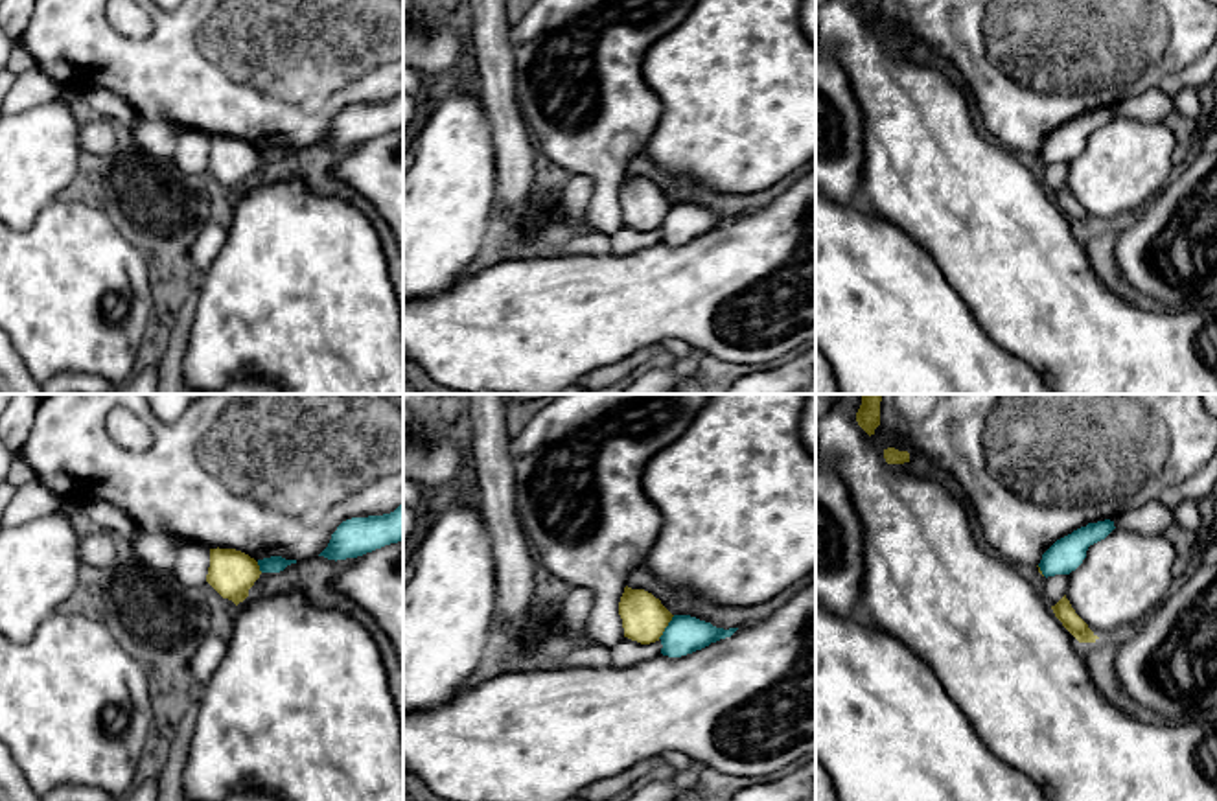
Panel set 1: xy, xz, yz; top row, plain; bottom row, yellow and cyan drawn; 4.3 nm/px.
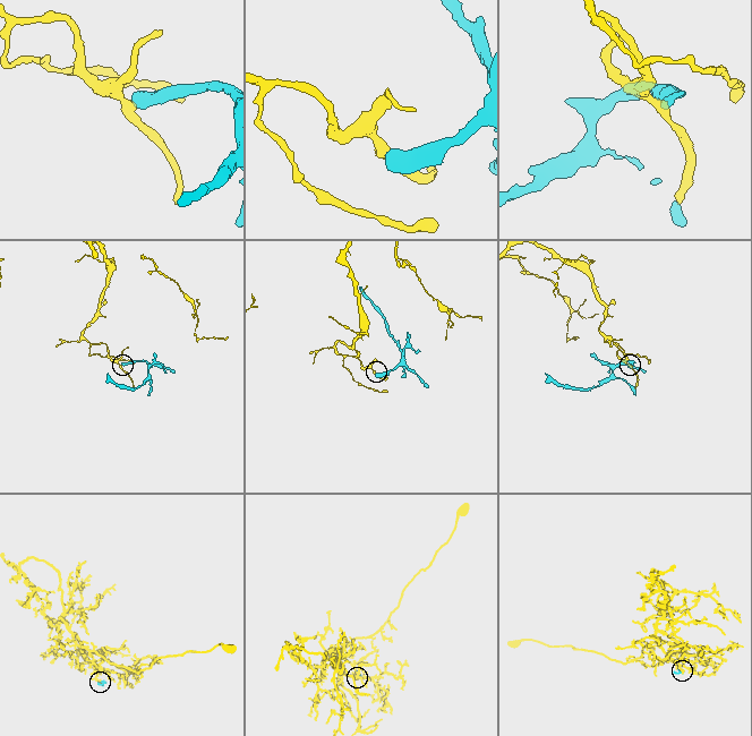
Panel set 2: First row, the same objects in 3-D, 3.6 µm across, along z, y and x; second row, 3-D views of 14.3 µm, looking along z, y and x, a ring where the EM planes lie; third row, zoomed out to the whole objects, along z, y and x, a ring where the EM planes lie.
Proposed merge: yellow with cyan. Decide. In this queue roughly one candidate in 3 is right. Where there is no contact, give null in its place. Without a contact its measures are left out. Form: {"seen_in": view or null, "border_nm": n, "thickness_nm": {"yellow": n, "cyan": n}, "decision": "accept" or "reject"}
{"seen_in": "xz", "border_nm": 130, "thickness_nm": {"yellow": 190, "cyan": 170}, "decision": "reject"}

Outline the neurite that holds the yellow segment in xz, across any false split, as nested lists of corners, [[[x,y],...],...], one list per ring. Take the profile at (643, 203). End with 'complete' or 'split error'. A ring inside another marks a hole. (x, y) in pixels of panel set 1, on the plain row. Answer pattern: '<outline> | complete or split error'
[[[628,173],[619,190],[619,203],[622,206],[624,225],[641,232],[659,228],[674,204],[652,180]]] | complete

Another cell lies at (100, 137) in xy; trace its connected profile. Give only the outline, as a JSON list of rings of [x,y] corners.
[[[98,116],[96,120],[83,123],[79,131],[81,153],[110,155],[123,144],[123,136],[116,123],[109,118]]]

